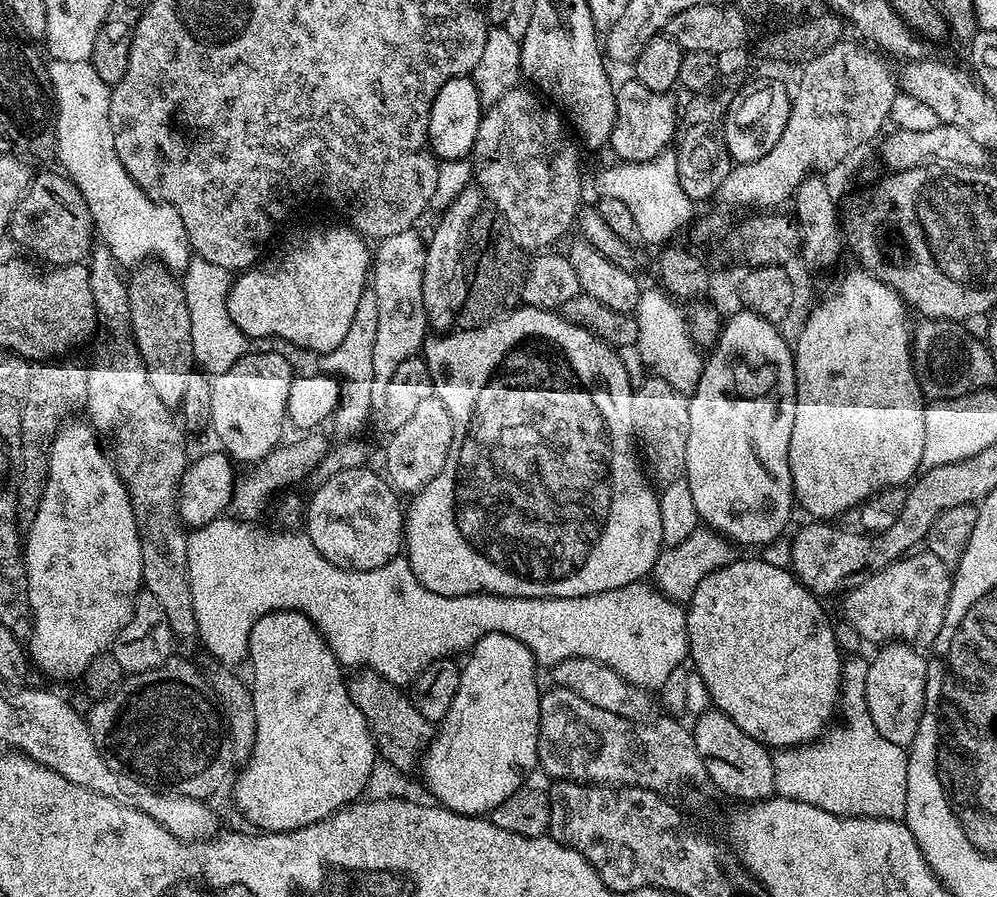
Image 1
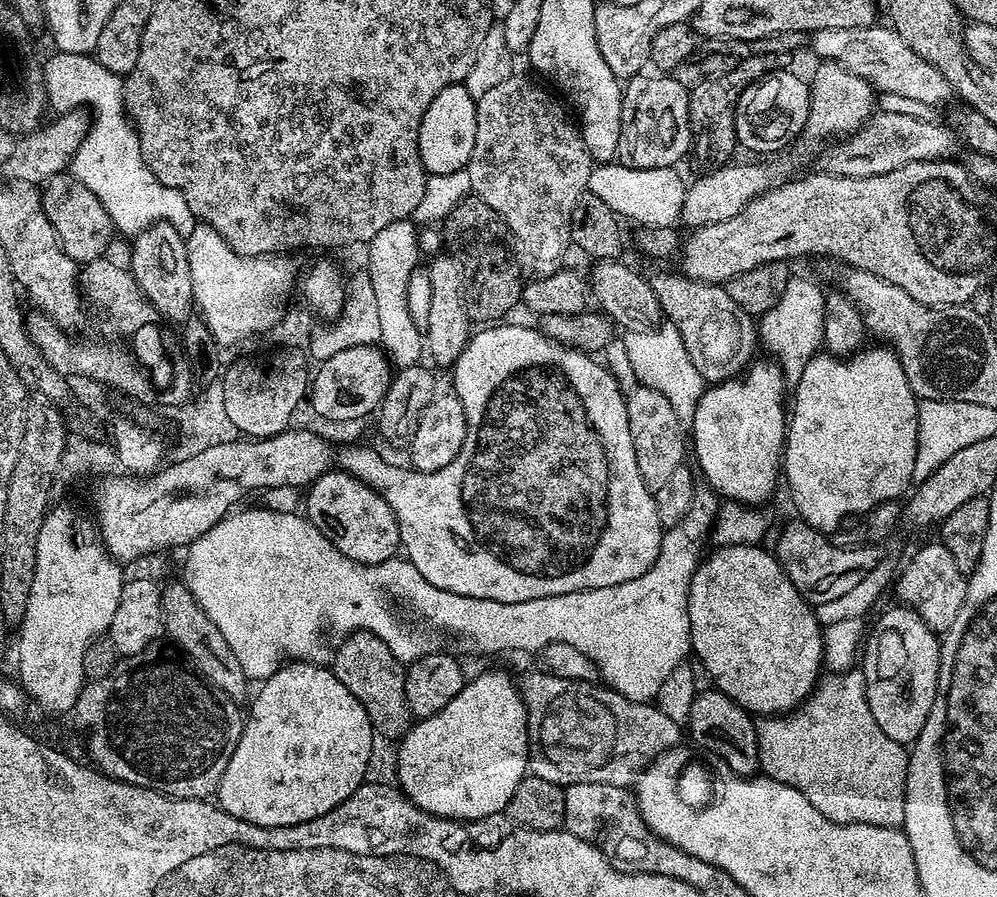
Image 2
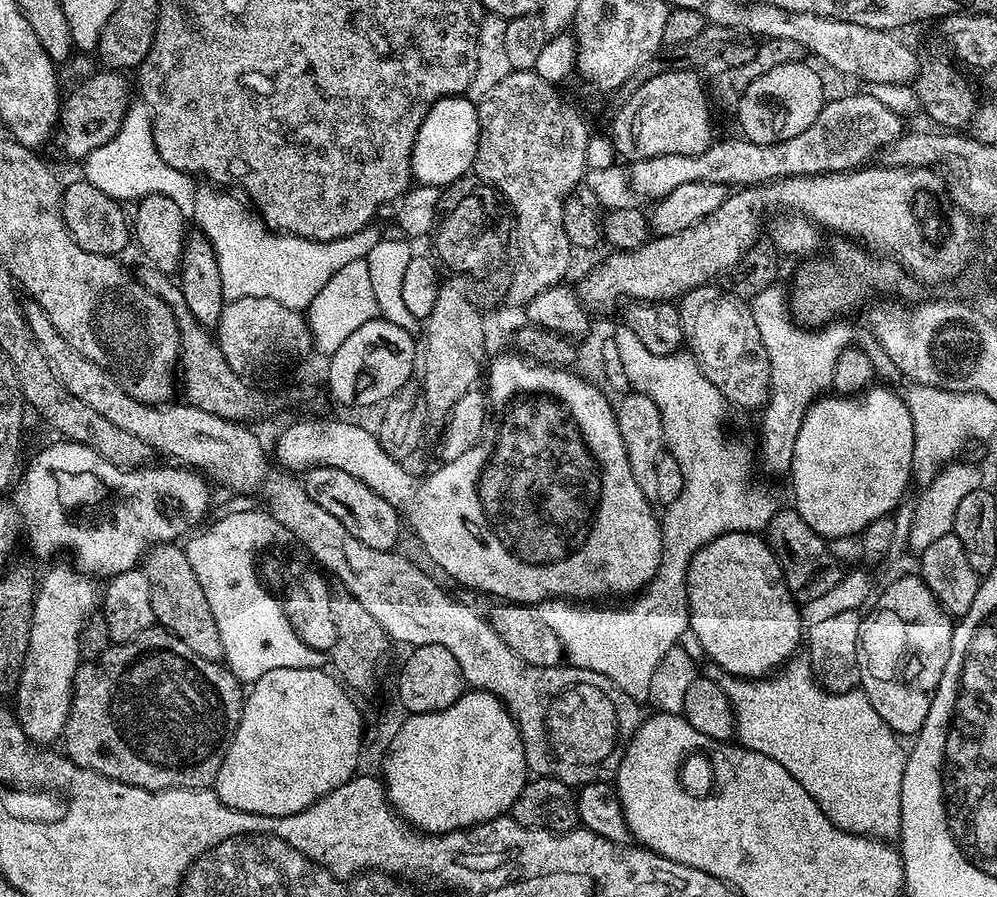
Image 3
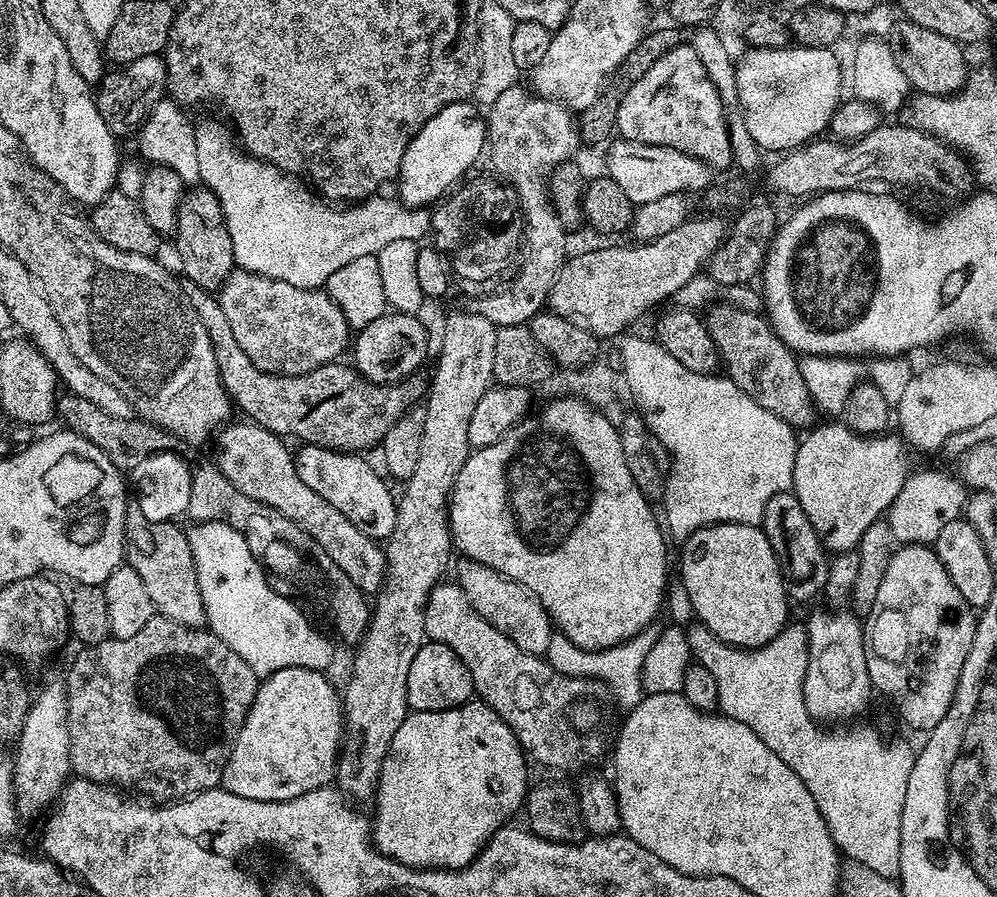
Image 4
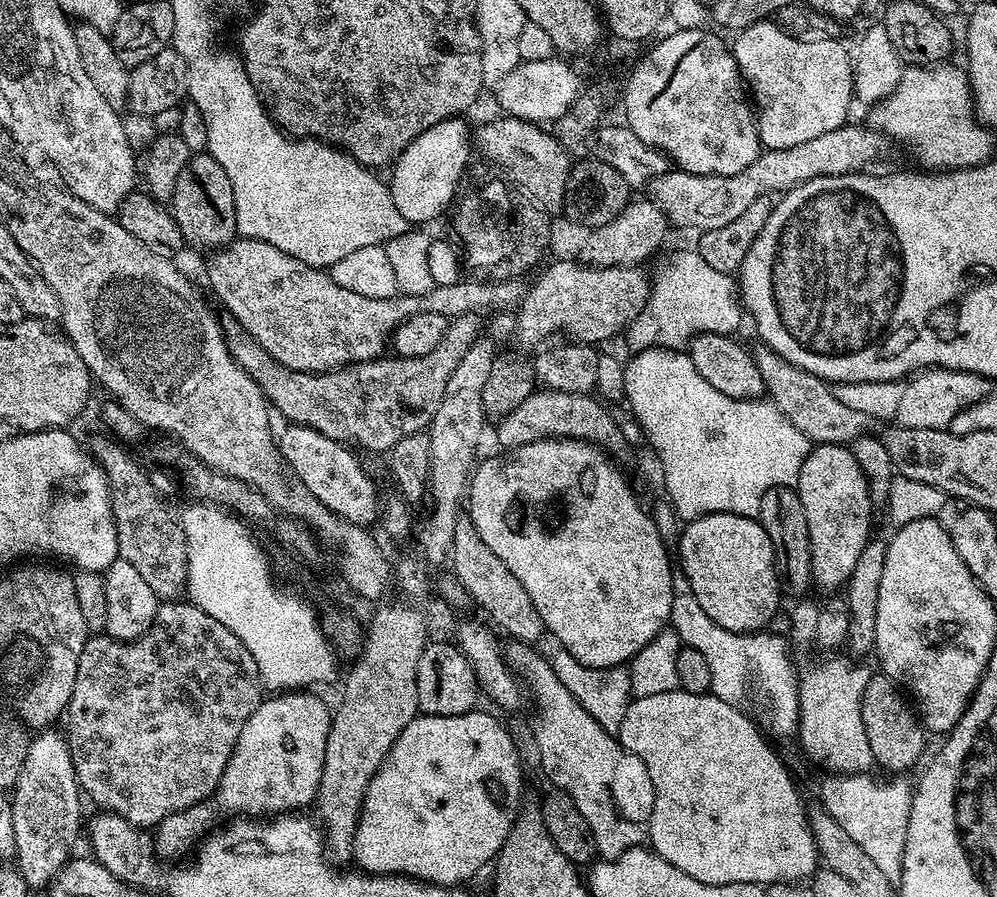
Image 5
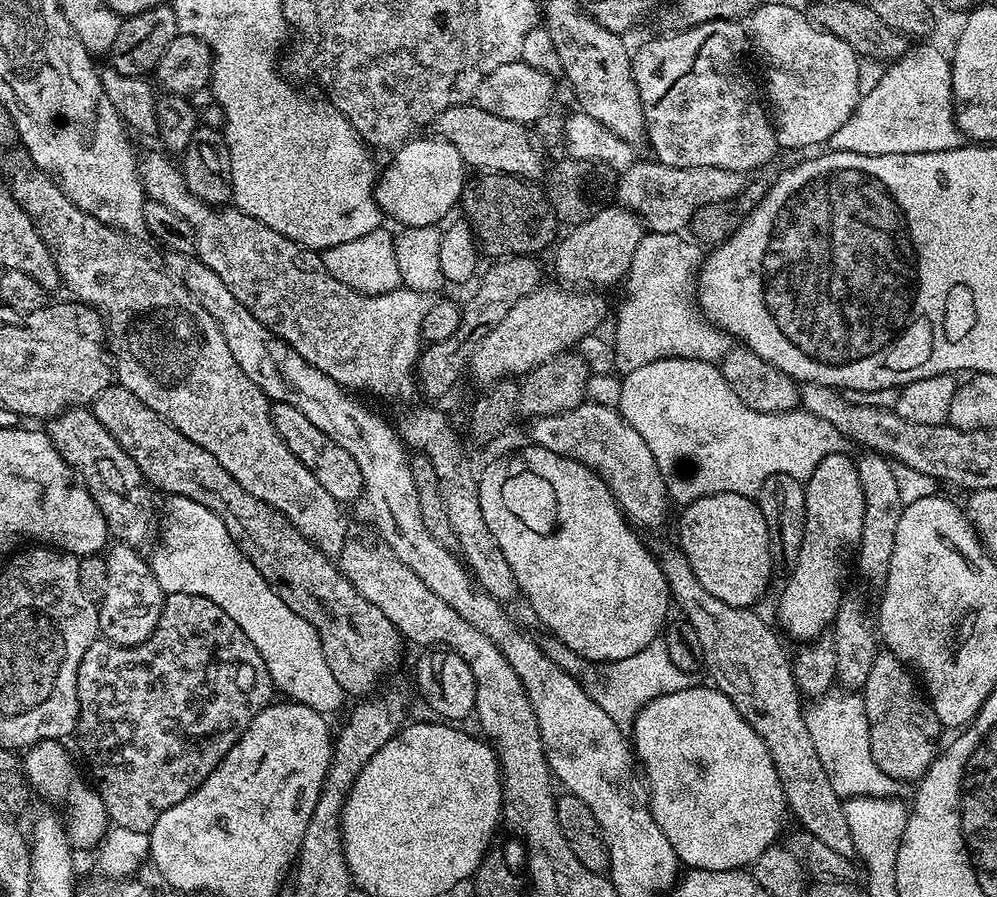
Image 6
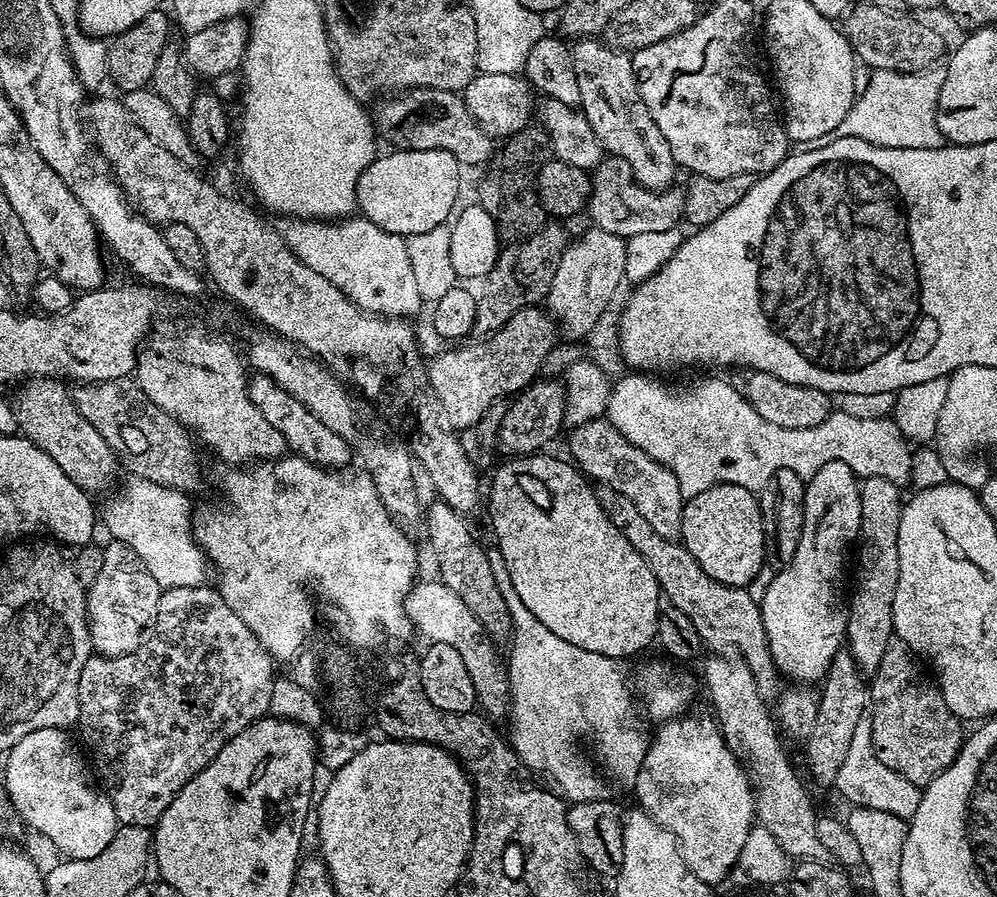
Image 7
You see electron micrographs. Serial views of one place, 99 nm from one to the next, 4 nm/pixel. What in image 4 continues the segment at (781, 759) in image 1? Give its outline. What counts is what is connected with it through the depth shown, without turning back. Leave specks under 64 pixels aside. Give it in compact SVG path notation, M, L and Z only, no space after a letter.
M692 622L692 625L687 625L686 631L688 633L693 661L702 666L706 666L706 670L710 670L710 674L714 678L714 683L718 686L719 711L723 715L742 722L742 726L750 726L750 730L754 730L754 734L758 734L758 738L762 738L762 742L766 742L766 746L770 746L770 750L774 750L774 754L778 754L778 758L782 758L782 762L786 762L786 766L790 766L790 770L794 770L794 774L798 774L798 778L802 778L806 790L810 790L810 795L813 796L814 802L818 802L818 810L830 830L832 841L836 843L837 848L840 849L841 853L848 860L858 862L862 866L870 866L870 870L874 870L874 874L882 874L882 878L896 880L900 874L900 859L902 858L902 806L906 806L906 786L910 786L910 770L914 770L917 749L915 747L911 748L904 740L883 740L880 737L879 730L871 728L868 724L856 724L853 728L836 726L833 727L836 729L831 732L828 729L831 727L818 722L807 712L806 702L803 701L803 679L806 678L808 636L803 623L789 622L785 624L783 630L766 646L762 646L761 648L735 648L734 646L730 646L726 642L719 640L706 625L699 622Z

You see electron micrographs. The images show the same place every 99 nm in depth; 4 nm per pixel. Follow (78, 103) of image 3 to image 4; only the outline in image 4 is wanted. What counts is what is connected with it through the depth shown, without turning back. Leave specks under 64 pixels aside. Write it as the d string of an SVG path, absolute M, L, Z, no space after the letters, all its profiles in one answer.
M160 56L138 58L123 66L105 71L104 79L95 89L96 105L110 130L117 138L124 138L137 131L150 113L165 99L168 92L168 71Z

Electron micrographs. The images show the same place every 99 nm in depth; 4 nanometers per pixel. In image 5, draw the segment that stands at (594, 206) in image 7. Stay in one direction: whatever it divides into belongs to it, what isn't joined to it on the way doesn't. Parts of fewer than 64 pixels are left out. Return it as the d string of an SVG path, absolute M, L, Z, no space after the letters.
M845 122L838 130L810 138L810 142L802 142L799 146L790 146L786 150L769 148L761 151L760 157L750 162L746 170L738 170L738 174L707 176L679 170L666 171L654 177L651 184L647 185L647 195L662 210L673 229L696 228L697 233L702 233L726 226L726 222L734 222L734 218L738 218L754 202L754 198L783 194L819 176L837 176L871 169L875 165L872 163L884 152L886 137L883 132L863 123L852 123Z

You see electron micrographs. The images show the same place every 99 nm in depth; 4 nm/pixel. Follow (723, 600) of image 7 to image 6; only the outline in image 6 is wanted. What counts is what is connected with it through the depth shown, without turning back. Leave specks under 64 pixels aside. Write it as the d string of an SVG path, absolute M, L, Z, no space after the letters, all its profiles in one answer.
M679 547L664 548L658 552L660 569L668 583L668 594L673 605L680 607L679 615L687 620L690 626L694 626L694 631L698 633L698 639L702 642L702 654L704 655L704 668L711 683L746 718L746 722L766 742L766 750L770 750L770 758L774 762L774 770L778 770L778 782L784 791L784 802L789 813L796 815L796 820L809 833L811 839L817 840L823 846L828 846L834 850L835 854L856 856L854 838L850 838L850 826L846 823L844 813L844 800L834 792L826 772L822 768L818 753L814 750L814 743L807 730L804 721L805 711L800 706L802 693L795 684L794 674L792 673L792 663L790 654L780 645L778 637L772 633L772 628L756 613L752 608L735 608L726 606L726 602L718 602L702 582L694 574L690 562L685 558L684 553Z

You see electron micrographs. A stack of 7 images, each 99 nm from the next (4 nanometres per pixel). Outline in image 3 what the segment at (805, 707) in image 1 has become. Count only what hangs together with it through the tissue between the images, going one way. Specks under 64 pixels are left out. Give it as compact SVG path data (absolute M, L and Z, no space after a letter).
M727 532L714 542L702 546L694 558L690 558L688 567L688 627L691 635L696 635L696 640L700 643L700 648L713 660L715 666L721 672L728 672L732 676L743 676L745 678L764 678L775 673L777 669L788 663L793 656L797 655L800 642L802 644L802 623L800 618L800 607L798 601L792 597L790 590L784 581L784 572L780 569L780 563L776 561L776 556L772 552L767 539L763 535L754 532Z

